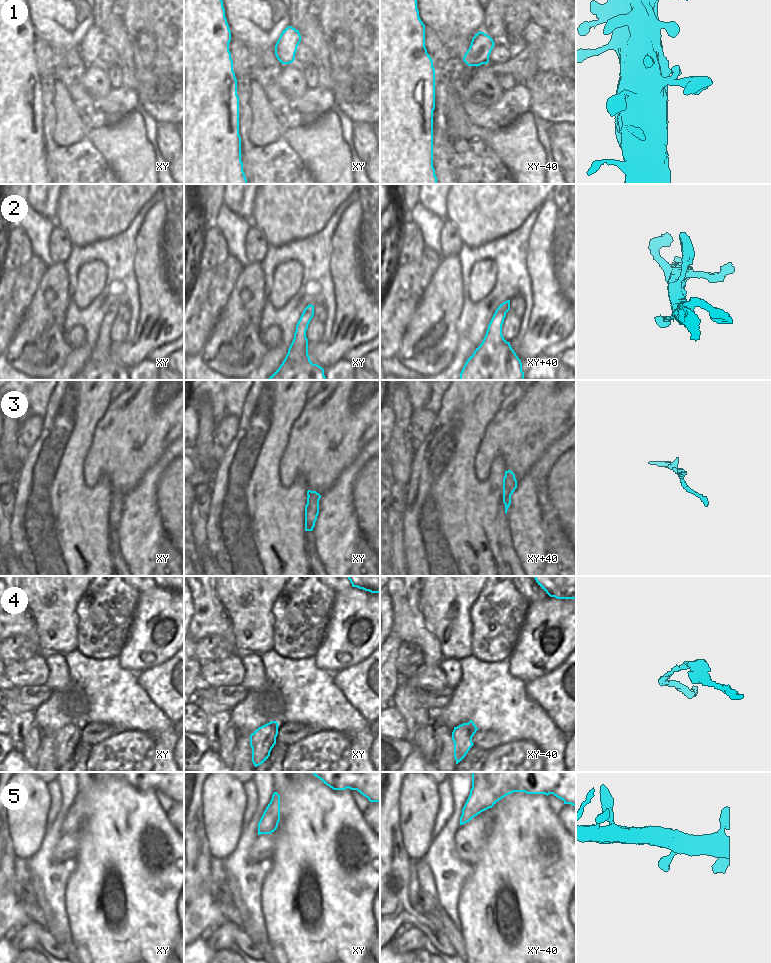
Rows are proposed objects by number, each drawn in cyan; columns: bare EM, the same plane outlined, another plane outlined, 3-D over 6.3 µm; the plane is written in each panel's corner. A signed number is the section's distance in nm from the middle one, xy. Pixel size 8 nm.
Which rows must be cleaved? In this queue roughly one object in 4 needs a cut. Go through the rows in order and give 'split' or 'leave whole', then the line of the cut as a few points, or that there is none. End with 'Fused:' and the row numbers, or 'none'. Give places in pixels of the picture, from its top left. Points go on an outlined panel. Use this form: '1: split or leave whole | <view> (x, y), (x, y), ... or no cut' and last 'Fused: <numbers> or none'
1: leave whole | no cut
2: leave whole | no cut
3: leave whole | no cut
4: leave whole | no cut
5: leave whole | no cut
Fused: none

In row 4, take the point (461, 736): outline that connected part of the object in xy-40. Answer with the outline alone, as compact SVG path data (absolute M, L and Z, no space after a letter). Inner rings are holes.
M472 720L454 727L452 732L452 740L454 742L454 758L456 764L464 759L470 748L474 745L472 737L478 728Z

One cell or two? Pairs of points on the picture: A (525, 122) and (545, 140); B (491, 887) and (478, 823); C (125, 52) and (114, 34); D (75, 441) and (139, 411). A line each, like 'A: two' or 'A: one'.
A: two
B: two
C: one
D: two

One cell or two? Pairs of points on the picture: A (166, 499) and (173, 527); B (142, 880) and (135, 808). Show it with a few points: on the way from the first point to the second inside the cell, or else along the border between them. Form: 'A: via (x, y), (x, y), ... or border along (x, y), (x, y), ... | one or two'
A: via (173, 506), (173, 520) | one
B: via (135, 862), (135, 826) | one

